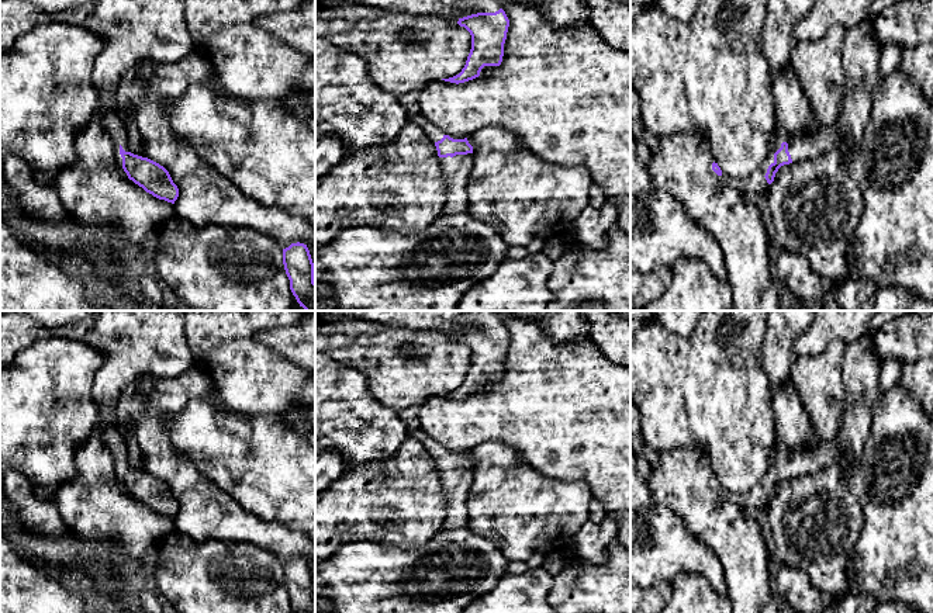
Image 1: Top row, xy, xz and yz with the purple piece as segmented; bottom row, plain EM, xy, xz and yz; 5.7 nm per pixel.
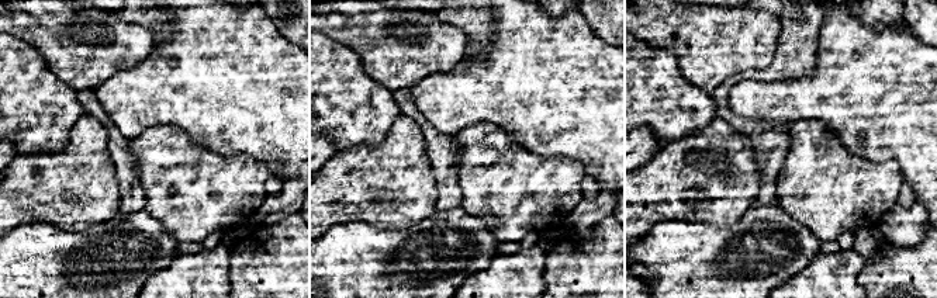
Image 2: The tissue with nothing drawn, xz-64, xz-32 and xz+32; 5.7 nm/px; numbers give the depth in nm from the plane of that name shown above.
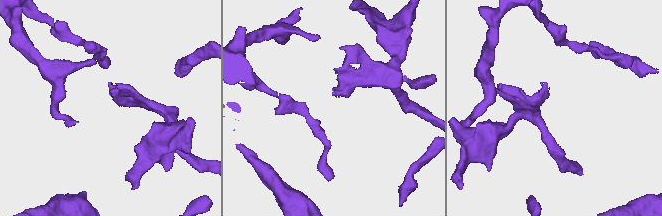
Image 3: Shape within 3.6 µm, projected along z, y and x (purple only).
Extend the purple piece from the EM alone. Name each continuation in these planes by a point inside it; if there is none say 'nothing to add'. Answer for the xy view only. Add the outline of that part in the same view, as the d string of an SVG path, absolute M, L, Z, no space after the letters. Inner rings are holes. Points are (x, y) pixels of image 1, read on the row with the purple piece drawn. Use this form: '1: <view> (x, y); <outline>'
1: xy (114, 125); M115 111L106 114L103 117L103 124L111 136L115 162L117 164L122 166L120 149L122 148L125 152L128 152L128 134L125 124Z

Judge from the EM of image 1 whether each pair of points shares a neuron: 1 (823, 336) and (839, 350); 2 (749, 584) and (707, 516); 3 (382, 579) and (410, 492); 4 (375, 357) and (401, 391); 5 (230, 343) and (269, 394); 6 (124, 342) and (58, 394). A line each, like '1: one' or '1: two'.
1: two
2: one
3: two
4: one
5: one
6: two

